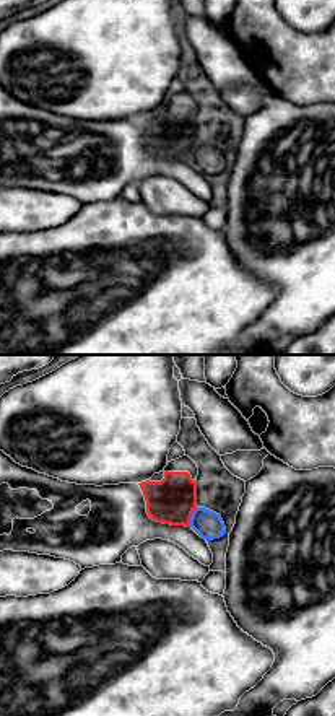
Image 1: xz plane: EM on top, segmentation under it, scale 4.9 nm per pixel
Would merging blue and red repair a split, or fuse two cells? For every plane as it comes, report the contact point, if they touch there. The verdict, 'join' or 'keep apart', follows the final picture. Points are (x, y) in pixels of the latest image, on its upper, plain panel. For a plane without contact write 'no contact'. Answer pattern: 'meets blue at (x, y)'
meets blue at (192, 152)

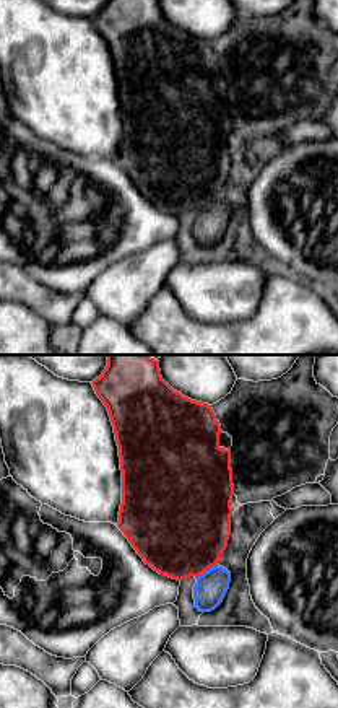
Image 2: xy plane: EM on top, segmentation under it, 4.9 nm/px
meets blue at (208, 205)

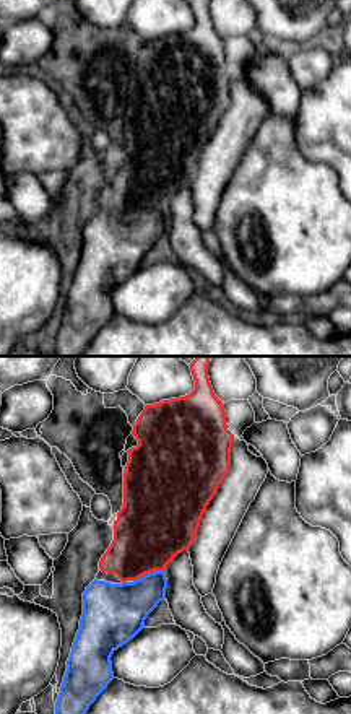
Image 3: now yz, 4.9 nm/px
meets blue at (150, 208)

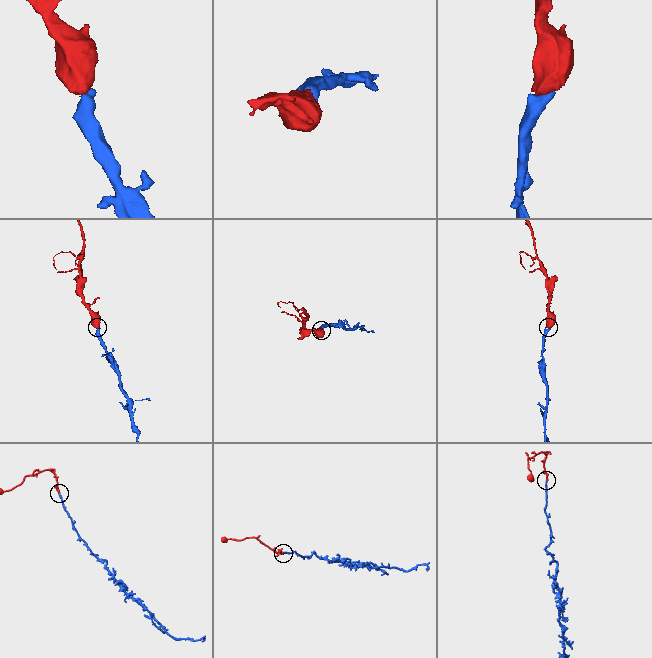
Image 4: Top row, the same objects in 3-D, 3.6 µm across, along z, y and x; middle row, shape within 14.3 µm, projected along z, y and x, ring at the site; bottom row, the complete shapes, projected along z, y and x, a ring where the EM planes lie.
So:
join

